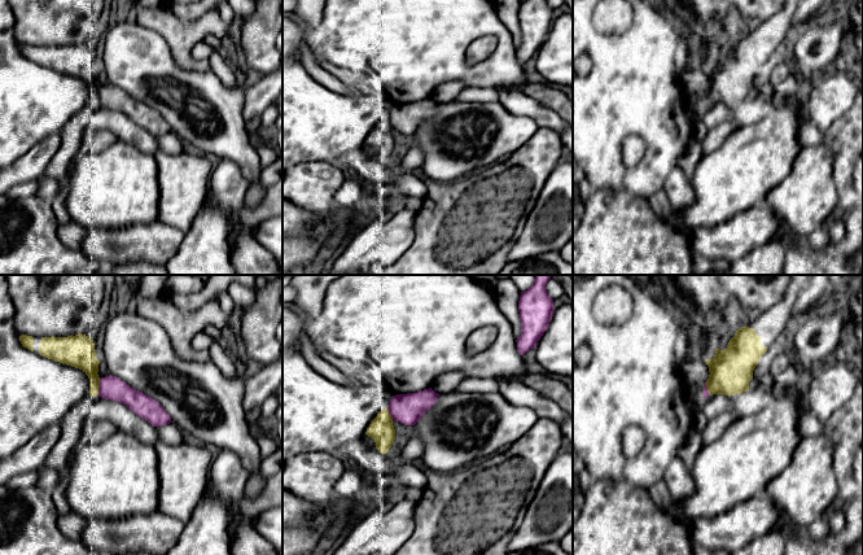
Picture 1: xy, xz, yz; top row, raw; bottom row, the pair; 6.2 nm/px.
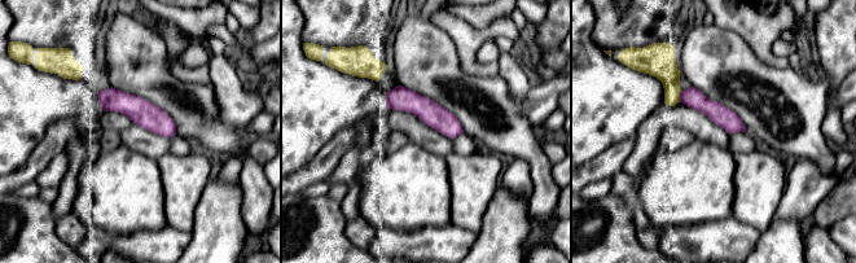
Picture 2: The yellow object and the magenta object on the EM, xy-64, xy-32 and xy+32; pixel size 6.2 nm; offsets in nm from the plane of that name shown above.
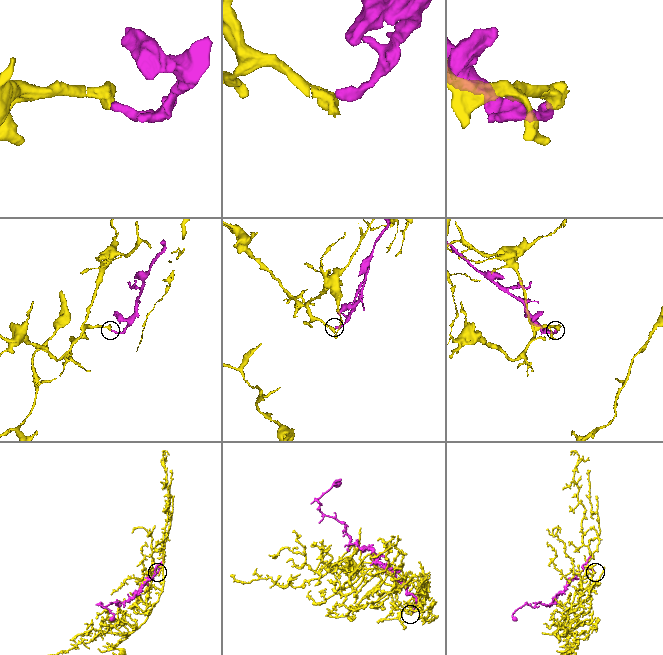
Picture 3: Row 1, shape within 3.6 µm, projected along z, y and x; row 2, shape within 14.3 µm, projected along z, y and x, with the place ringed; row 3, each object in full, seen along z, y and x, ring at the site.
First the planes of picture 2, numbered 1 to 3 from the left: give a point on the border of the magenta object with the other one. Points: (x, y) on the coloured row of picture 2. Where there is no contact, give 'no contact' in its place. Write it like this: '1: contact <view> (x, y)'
1: no contact
2: no contact
3: contact xy+32 (679, 96)

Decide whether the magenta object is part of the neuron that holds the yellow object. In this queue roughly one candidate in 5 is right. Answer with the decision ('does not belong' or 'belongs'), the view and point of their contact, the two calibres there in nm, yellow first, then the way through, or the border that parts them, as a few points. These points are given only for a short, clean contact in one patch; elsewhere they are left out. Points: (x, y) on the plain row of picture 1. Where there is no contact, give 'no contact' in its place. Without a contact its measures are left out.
does not belong; contact xy (99, 96); calibres 190 and 150 nm

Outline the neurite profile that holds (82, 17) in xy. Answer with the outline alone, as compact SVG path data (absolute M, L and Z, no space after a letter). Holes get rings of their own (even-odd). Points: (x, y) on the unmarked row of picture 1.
M9 0L16 17L14 39L32 47L52 47L49 16L61 17L67 27L65 45L97 41L97 26L106 18L109 0Z

